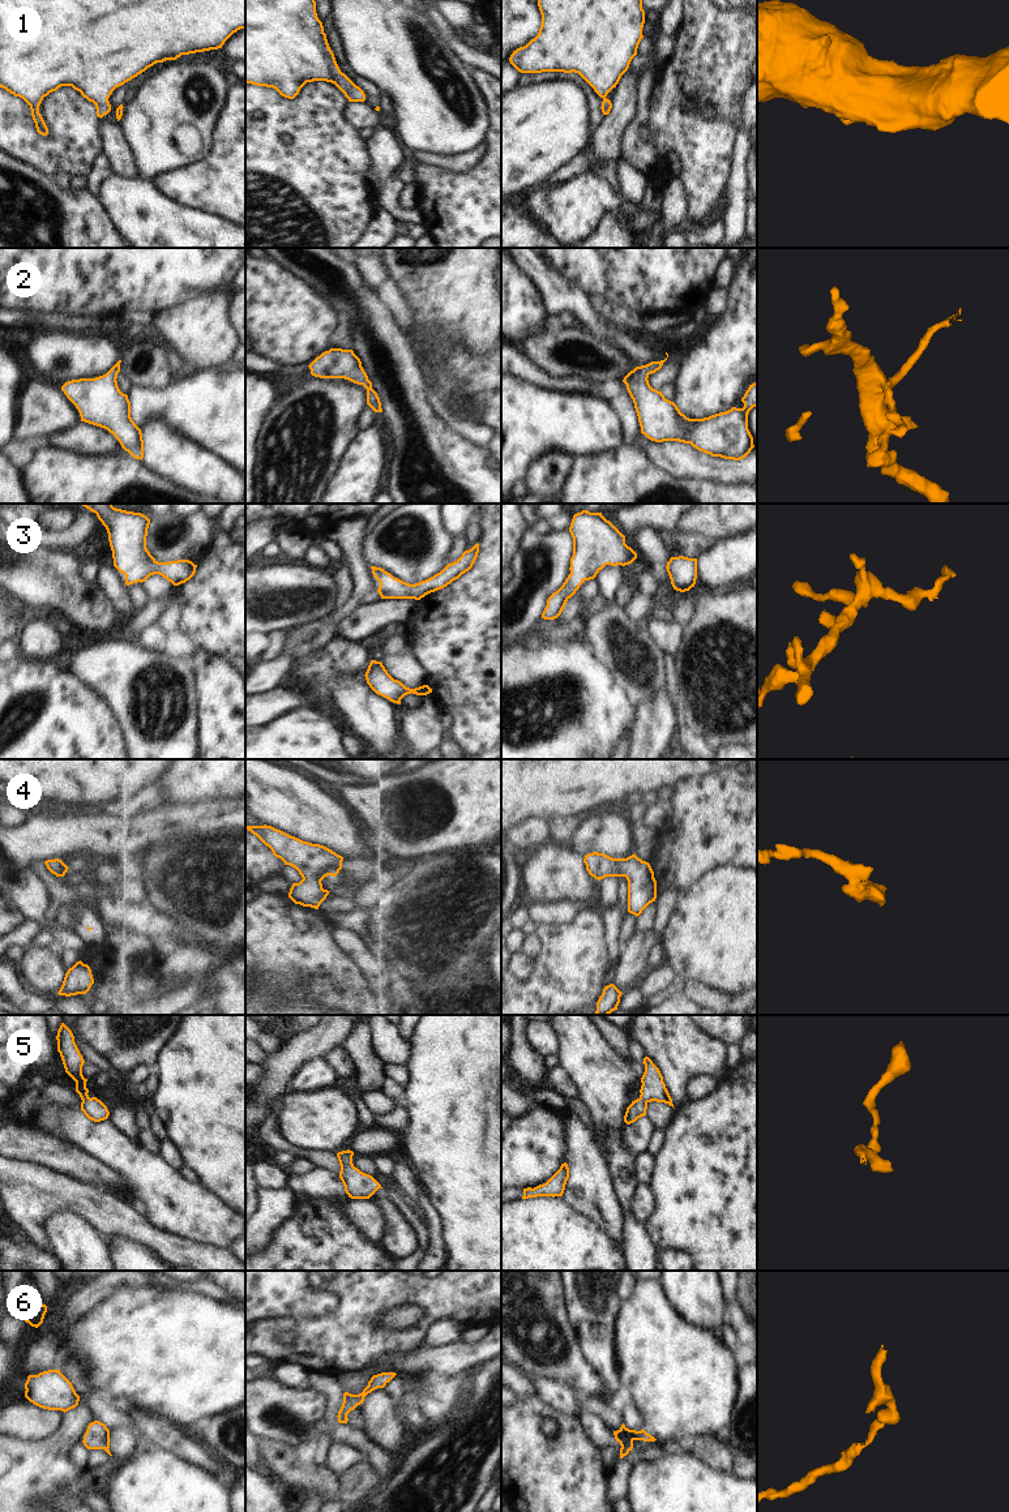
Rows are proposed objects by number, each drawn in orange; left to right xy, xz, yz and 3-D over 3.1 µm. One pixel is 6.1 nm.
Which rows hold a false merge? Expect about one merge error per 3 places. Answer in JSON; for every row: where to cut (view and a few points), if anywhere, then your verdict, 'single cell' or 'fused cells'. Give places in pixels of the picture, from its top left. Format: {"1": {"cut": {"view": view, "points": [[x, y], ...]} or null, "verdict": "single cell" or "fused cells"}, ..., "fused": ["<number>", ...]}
{"1": {"cut": null, "verdict": "single cell"}, "2": {"cut": null, "verdict": "single cell"}, "3": {"cut": null, "verdict": "single cell"}, "4": {"cut": null, "verdict": "single cell"}, "5": {"cut": null, "verdict": "single cell"}, "6": {"cut": null, "verdict": "single cell"}, "fused": []}

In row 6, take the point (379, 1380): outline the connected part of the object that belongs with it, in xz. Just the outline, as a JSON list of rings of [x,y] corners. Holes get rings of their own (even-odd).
[[[381,1372],[373,1375],[368,1382],[368,1385],[359,1395],[343,1393],[343,1402],[338,1412],[338,1422],[347,1423],[347,1414],[354,1410],[358,1405],[363,1404],[364,1397],[377,1388],[384,1388],[397,1374],[396,1372]]]

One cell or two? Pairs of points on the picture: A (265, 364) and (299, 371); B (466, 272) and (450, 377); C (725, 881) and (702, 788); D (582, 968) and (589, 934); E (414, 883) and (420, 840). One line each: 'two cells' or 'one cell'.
A: one cell
B: one cell
C: two cells
D: one cell
E: two cells

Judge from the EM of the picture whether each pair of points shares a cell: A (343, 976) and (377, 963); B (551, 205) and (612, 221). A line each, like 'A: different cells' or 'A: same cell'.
A: different cells
B: different cells

